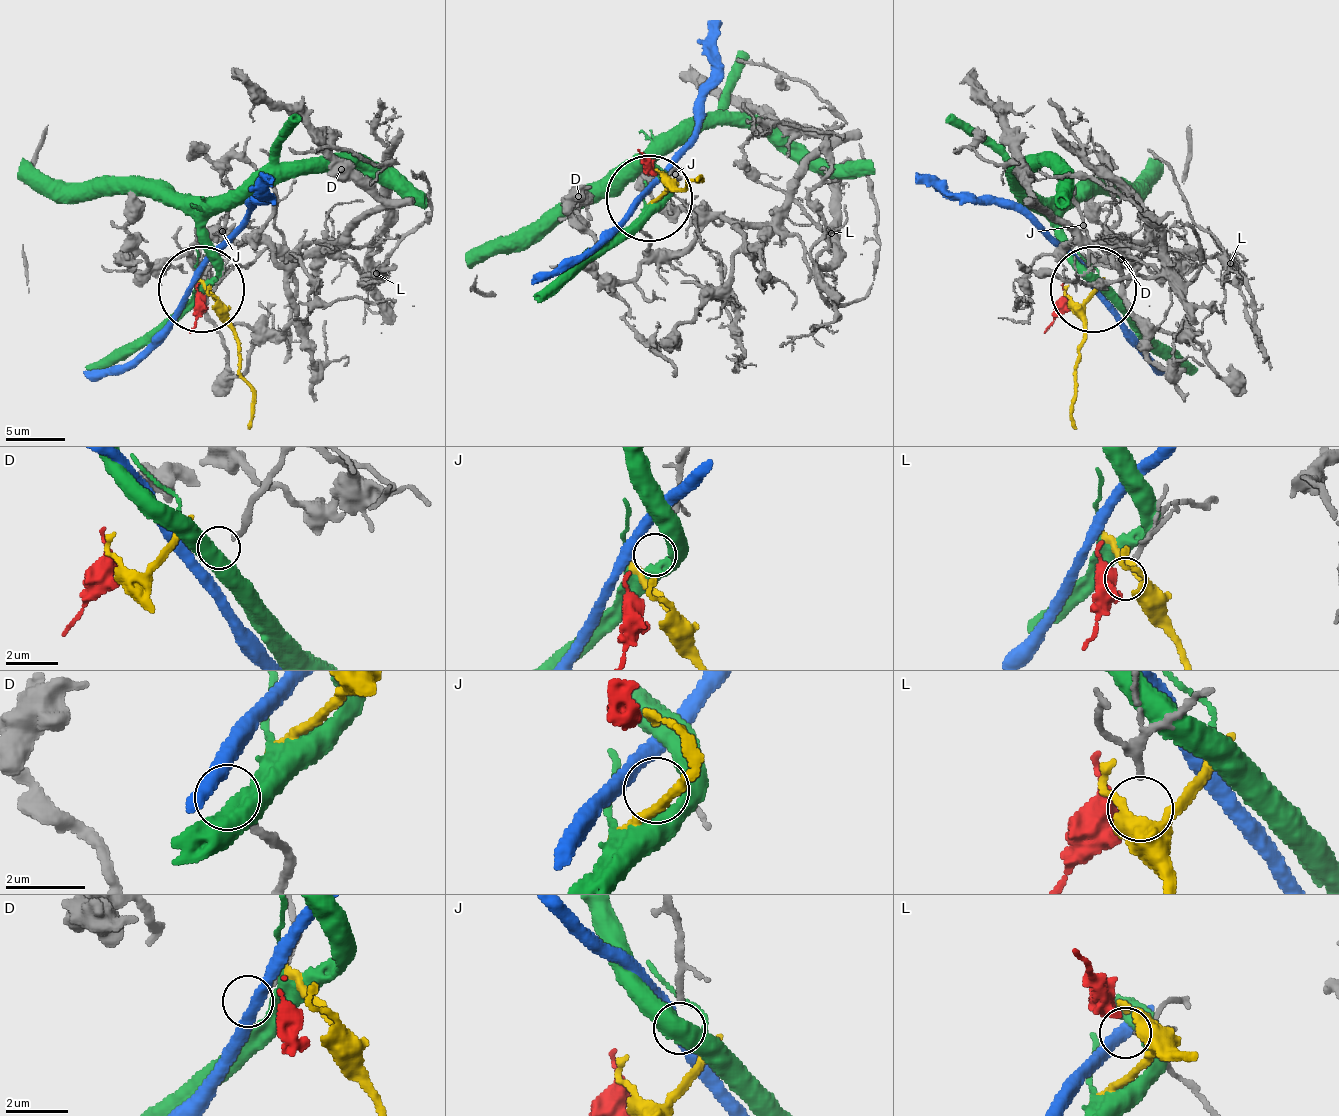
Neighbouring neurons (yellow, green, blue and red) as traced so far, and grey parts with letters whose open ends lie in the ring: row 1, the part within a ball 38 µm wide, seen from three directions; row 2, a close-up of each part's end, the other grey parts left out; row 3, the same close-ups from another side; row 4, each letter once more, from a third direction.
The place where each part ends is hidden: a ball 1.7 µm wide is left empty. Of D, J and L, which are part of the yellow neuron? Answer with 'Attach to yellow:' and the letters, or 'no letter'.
Attach to yellow: no letter

